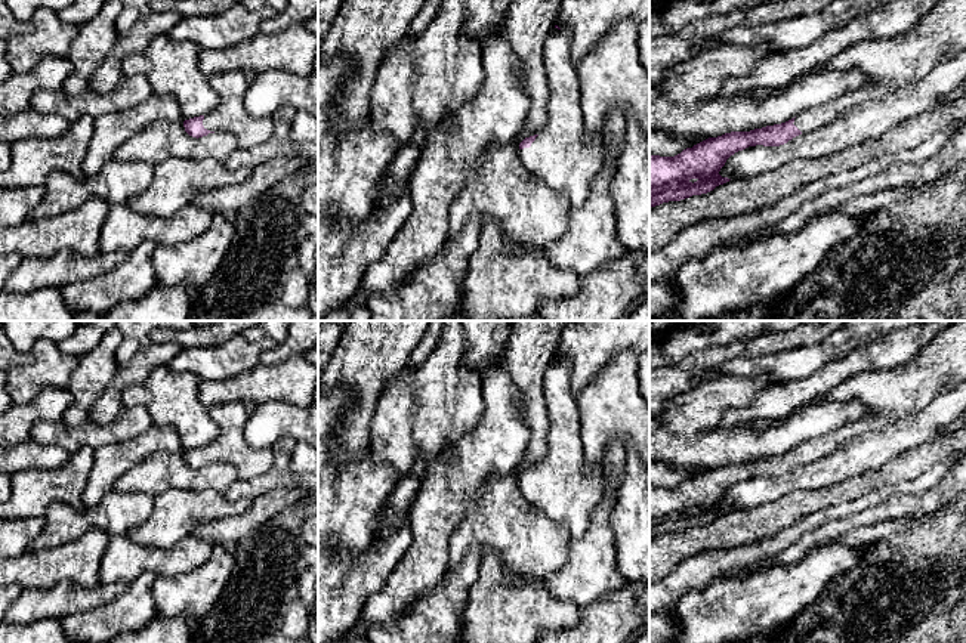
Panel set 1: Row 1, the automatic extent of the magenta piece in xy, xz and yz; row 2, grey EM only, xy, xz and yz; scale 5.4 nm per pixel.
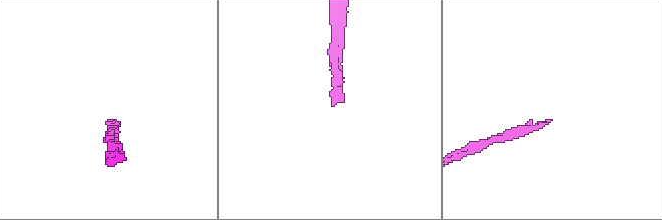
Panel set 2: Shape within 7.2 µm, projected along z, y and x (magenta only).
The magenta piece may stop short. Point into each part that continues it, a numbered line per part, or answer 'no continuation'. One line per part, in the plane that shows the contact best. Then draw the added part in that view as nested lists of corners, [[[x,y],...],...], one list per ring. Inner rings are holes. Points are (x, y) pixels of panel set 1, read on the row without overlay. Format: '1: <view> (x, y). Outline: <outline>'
1: xz (561, 488). Outline: [[[553,359],[544,374],[547,454],[530,479],[519,480],[524,498],[547,519],[561,523],[568,537],[580,538],[604,497],[601,467],[584,469],[578,405],[572,396],[571,367]]]

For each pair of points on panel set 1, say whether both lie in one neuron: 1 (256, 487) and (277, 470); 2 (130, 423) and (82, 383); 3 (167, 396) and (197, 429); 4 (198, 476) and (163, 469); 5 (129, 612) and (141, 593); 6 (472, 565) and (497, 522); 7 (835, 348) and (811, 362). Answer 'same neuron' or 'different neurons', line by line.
1: same neuron
2: different neurons
3: same neuron
4: same neuron
5: same neuron
6: different neurons
7: same neuron

